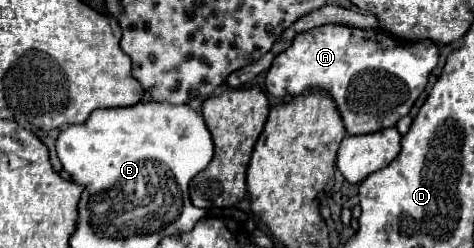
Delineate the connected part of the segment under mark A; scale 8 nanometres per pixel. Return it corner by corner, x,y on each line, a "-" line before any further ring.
325,24
295,36
293,44
273,60
267,72
265,86
269,94
279,100
295,98
305,90
323,90
333,98
347,134
371,134
381,128
395,126
399,118
409,114
415,100
425,90
427,78
431,70
437,66
437,62
439,62
439,48
431,40
409,42
395,38
383,28
361,30
345,24

